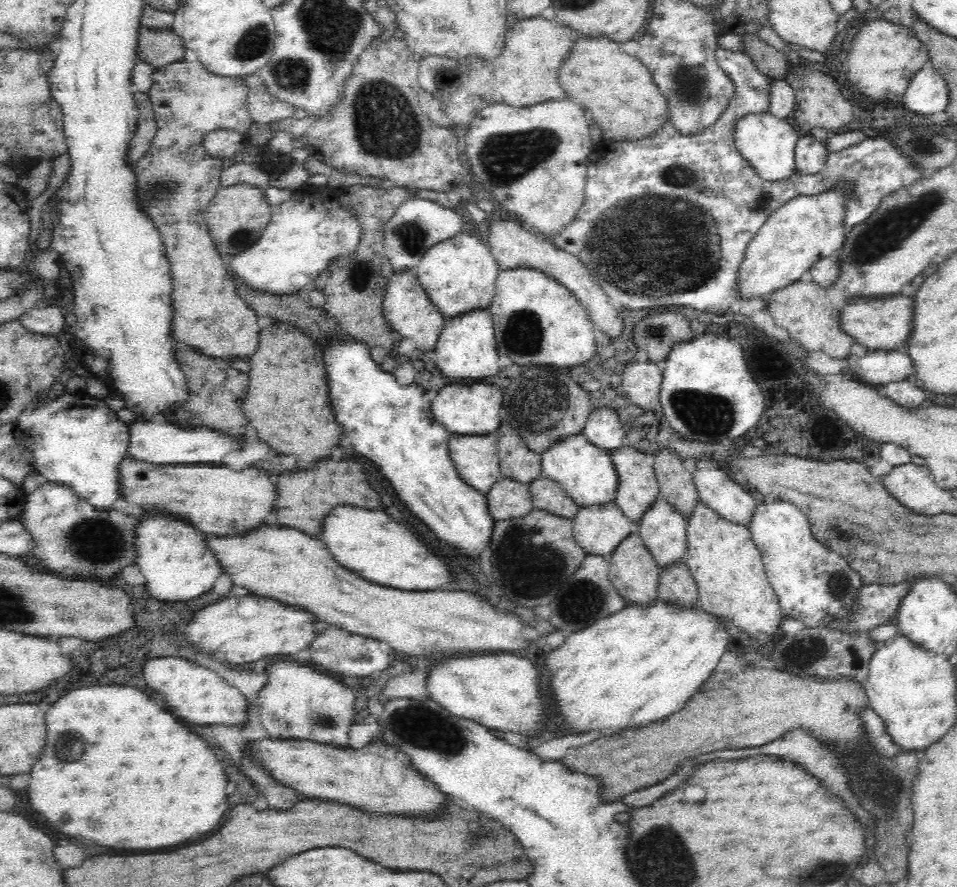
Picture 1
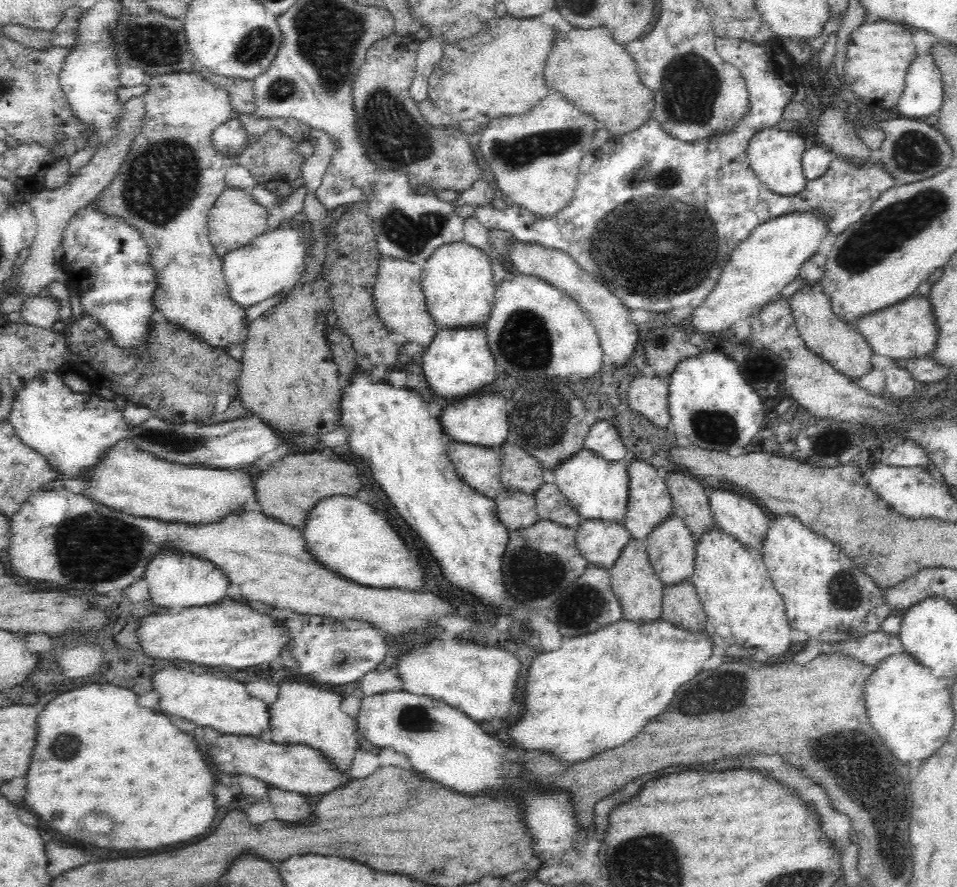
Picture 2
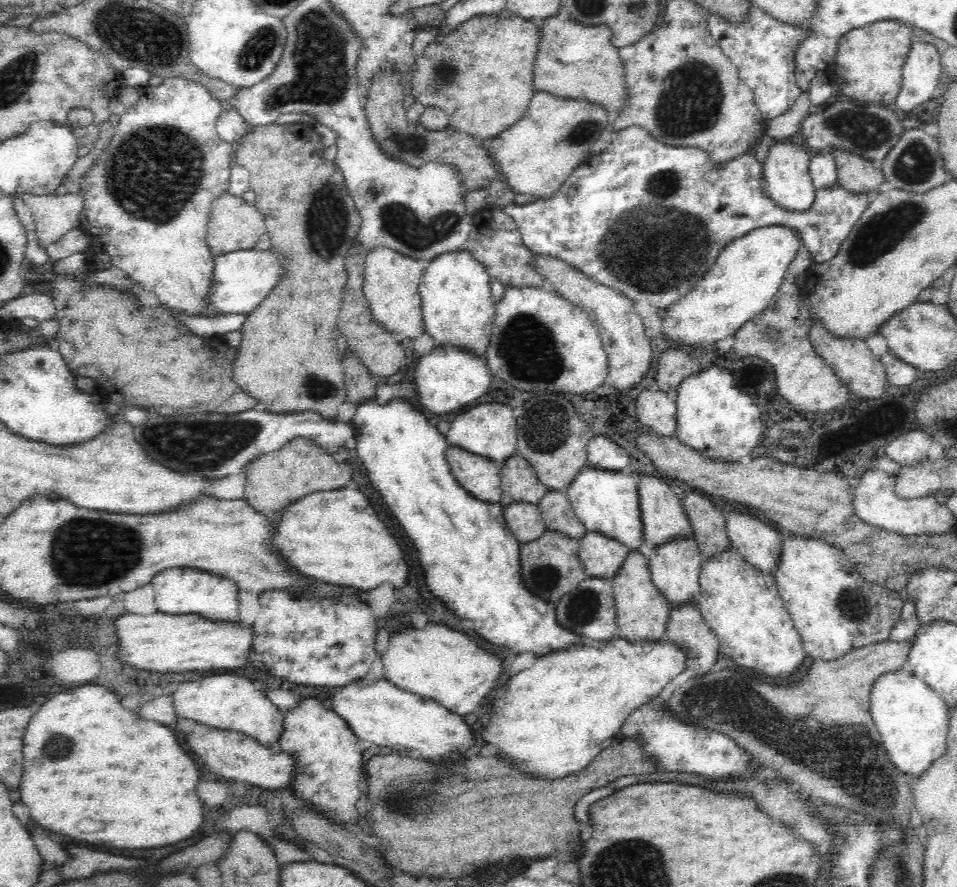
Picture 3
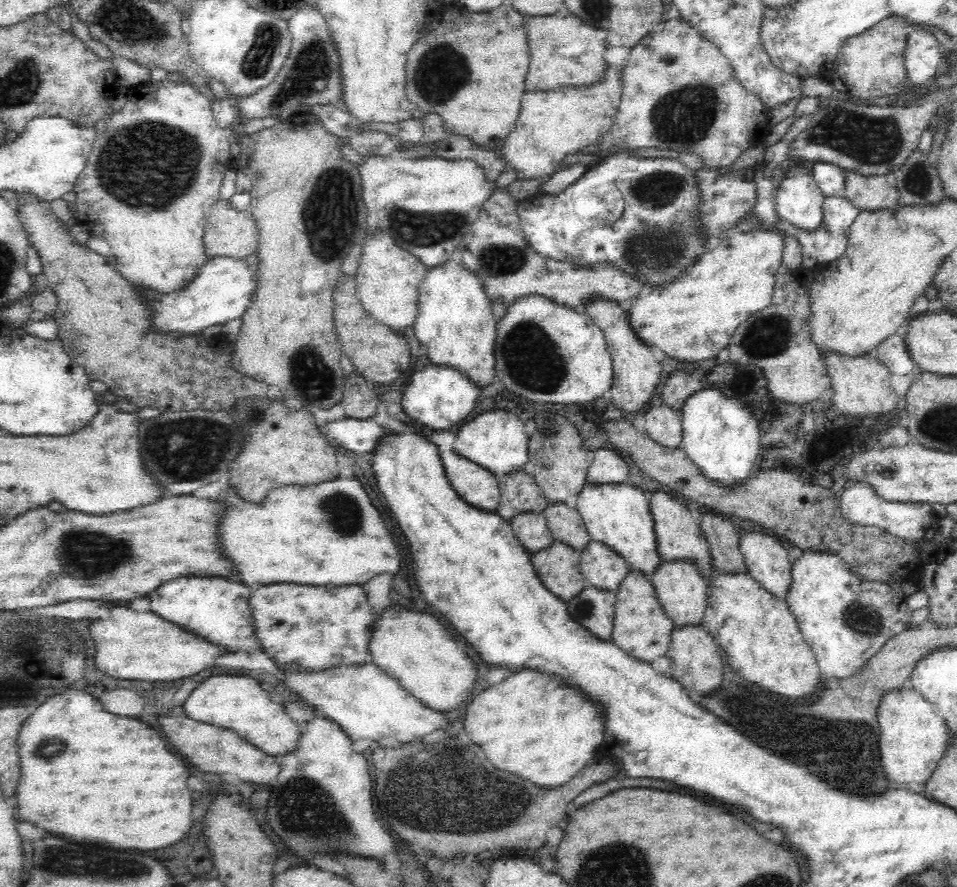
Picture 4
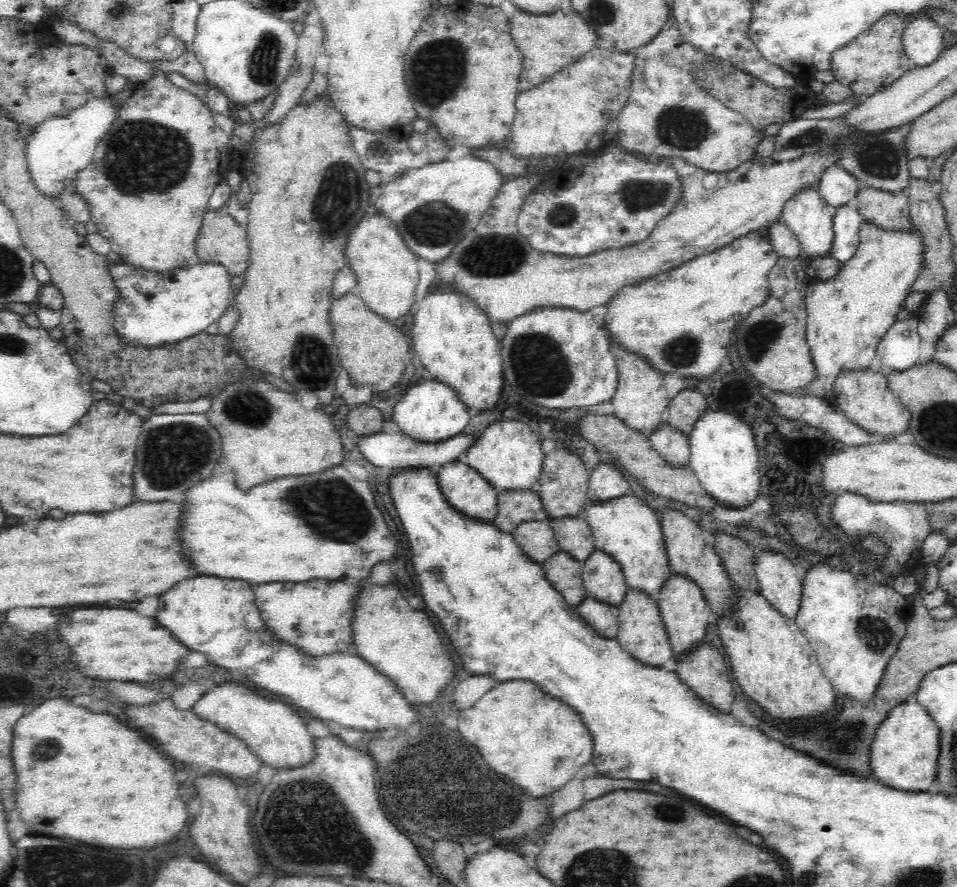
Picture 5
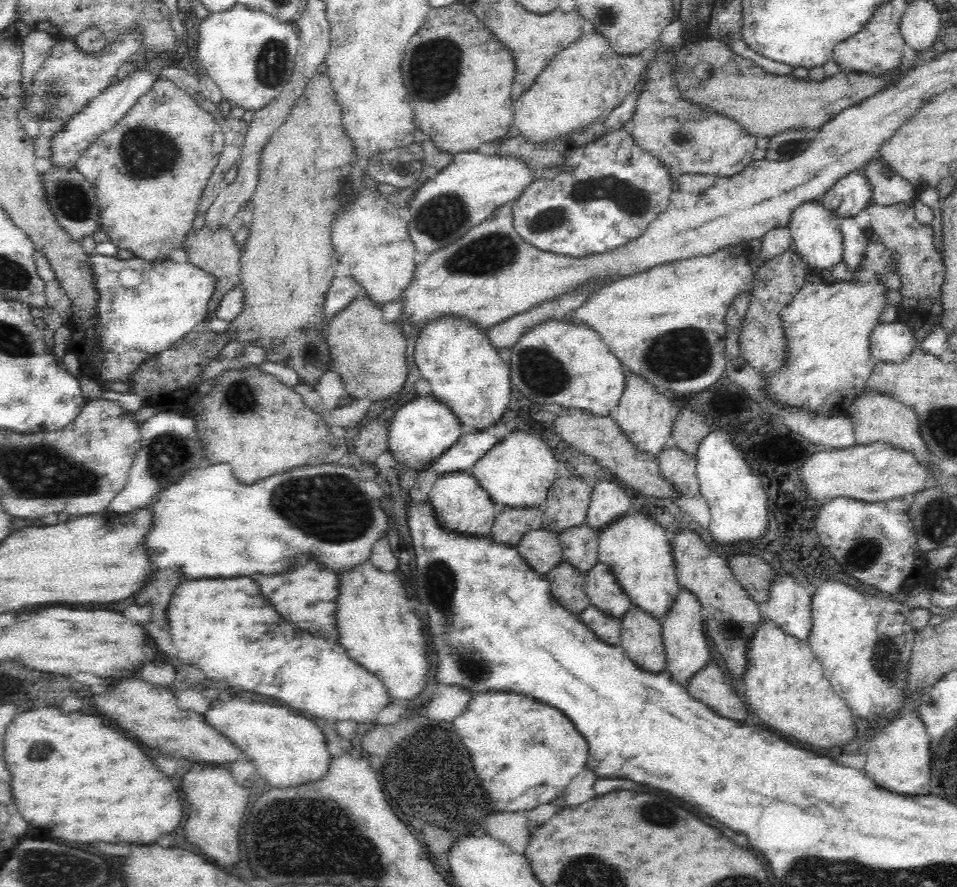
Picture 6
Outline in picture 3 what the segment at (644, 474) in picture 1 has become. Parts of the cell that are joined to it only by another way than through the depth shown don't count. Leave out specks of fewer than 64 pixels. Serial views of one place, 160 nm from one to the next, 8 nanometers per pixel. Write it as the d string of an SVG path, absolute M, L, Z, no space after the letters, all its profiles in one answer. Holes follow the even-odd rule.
M642 476L639 482L640 512L642 513L642 531L644 531L644 544L642 552L651 552L672 540L694 540L694 529L686 514L685 505L674 494L667 481L659 476Z

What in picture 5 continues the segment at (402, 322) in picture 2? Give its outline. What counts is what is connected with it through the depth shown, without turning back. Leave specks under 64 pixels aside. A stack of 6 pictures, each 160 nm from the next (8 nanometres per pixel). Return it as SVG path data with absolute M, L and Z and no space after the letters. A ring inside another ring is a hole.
M370 206L346 237L344 256L347 265L357 278L356 288L359 289L359 295L372 312L386 317L389 322L394 322L410 312L412 304L414 304L414 292L419 281L418 265L416 265L418 256L406 246L393 220L390 220L374 206Z

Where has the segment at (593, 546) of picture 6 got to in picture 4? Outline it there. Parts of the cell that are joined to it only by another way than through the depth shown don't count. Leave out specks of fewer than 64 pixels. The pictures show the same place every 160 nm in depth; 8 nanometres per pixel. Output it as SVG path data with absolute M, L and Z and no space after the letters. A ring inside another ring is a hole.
M564 502L550 503L543 514L555 541L578 551L590 544L590 535L576 508L570 508Z

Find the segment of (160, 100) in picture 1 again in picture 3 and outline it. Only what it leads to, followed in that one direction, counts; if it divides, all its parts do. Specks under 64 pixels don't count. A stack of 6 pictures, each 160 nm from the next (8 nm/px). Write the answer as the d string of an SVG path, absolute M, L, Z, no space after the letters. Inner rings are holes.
M179 77L170 78L164 79L164 82L159 86L137 88L137 92L139 94L137 103L126 108L124 114L113 119L115 129L112 140L96 156L96 160L92 162L92 168L88 172L84 172L84 176L82 176L79 192L83 197L83 206L79 216L79 229L87 233L92 239L96 238L102 244L104 252L109 255L112 265L124 271L133 284L140 289L144 288L146 291L154 292L161 302L160 304L170 309L194 315L207 315L205 314L205 306L203 306L203 296L207 293L214 266L214 257L207 245L206 238L210 207L213 200L229 192L229 178L232 167L230 164L232 164L236 147L232 144L226 144L216 130L216 121L223 109L220 105L220 100L199 83L190 82ZM170 170L180 170L180 174L170 172ZM162 196L170 196L172 198L170 206L166 206L166 202L164 202L166 198L162 198Z

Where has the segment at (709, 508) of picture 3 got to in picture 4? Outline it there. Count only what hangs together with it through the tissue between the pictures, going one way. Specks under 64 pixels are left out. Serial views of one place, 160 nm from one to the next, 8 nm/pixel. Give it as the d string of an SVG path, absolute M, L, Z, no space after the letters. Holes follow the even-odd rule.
M710 512L697 515L697 519L710 545L715 576L748 575L736 526Z

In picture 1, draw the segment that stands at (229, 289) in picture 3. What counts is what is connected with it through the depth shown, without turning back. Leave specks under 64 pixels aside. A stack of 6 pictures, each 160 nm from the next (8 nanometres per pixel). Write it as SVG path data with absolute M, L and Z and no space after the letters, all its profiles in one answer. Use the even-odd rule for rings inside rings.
M305 184L294 192L294 198L286 204L271 207L269 224L262 230L258 240L250 248L232 256L230 271L234 279L245 283L254 292L268 292L274 295L292 295L302 288L309 288L314 284L314 278L320 270L334 258L352 252L359 241L359 222L349 215L347 205L340 203L340 192L328 186L322 188L308 188Z

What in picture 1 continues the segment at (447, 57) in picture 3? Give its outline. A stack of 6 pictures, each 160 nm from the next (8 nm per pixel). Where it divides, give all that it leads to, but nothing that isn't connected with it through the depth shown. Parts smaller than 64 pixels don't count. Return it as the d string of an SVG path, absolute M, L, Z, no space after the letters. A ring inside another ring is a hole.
M538 16L519 21L511 18L501 51L496 56L484 59L482 55L466 55L454 60L454 64L439 76L435 95L446 114L445 119L455 130L464 133L480 111L489 106L505 104L526 108L547 100L566 98L558 85L557 72L572 43L568 28L562 28L556 19L548 21Z

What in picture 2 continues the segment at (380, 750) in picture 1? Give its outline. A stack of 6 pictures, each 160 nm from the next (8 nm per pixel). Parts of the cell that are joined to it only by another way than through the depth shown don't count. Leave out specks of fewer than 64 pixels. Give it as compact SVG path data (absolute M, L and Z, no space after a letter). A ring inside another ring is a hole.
M221 734L206 748L206 752L212 764L224 774L237 777L247 774L262 780L272 789L297 792L305 796L324 795L340 787L346 788L346 784L350 782L345 774L334 770L318 751L302 744L284 745L261 737Z

